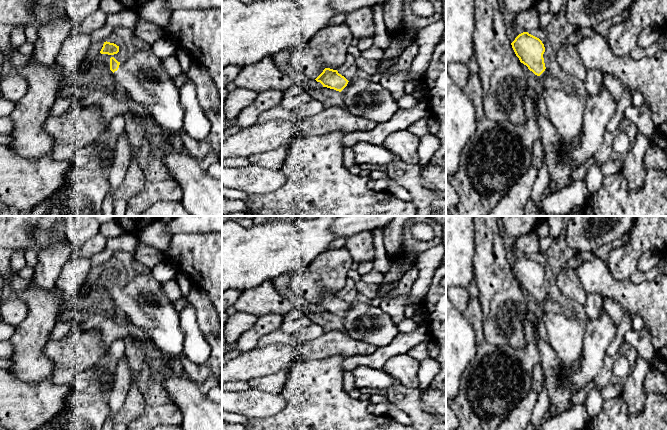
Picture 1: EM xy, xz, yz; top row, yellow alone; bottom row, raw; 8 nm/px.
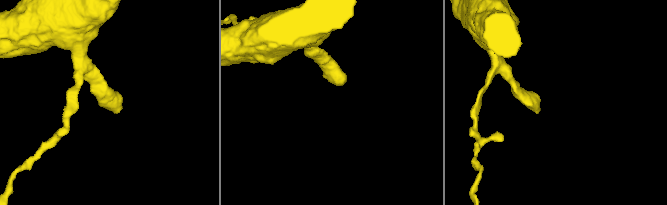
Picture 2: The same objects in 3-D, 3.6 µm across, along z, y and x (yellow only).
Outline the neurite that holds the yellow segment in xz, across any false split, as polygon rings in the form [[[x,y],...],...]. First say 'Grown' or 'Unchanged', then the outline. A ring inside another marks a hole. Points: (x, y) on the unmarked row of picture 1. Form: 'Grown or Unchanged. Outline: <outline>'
Grown. Outline: [[[325,292],[315,304],[323,311],[339,315],[344,331],[350,337],[377,348],[389,344],[399,333],[391,316],[381,309],[377,302],[348,305],[337,294]]]

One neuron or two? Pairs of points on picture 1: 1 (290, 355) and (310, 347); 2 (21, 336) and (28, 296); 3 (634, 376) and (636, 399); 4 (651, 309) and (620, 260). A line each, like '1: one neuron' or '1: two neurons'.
1: two neurons
2: one neuron
3: one neuron
4: two neurons

